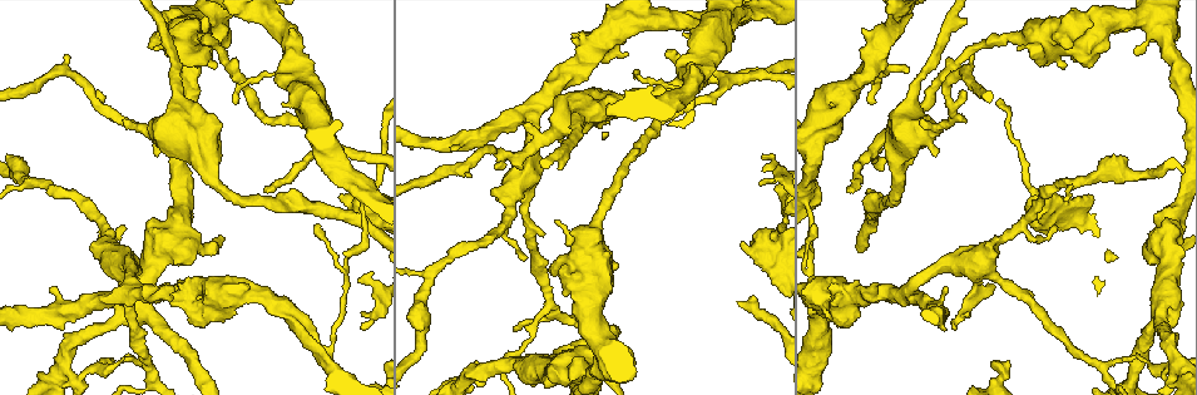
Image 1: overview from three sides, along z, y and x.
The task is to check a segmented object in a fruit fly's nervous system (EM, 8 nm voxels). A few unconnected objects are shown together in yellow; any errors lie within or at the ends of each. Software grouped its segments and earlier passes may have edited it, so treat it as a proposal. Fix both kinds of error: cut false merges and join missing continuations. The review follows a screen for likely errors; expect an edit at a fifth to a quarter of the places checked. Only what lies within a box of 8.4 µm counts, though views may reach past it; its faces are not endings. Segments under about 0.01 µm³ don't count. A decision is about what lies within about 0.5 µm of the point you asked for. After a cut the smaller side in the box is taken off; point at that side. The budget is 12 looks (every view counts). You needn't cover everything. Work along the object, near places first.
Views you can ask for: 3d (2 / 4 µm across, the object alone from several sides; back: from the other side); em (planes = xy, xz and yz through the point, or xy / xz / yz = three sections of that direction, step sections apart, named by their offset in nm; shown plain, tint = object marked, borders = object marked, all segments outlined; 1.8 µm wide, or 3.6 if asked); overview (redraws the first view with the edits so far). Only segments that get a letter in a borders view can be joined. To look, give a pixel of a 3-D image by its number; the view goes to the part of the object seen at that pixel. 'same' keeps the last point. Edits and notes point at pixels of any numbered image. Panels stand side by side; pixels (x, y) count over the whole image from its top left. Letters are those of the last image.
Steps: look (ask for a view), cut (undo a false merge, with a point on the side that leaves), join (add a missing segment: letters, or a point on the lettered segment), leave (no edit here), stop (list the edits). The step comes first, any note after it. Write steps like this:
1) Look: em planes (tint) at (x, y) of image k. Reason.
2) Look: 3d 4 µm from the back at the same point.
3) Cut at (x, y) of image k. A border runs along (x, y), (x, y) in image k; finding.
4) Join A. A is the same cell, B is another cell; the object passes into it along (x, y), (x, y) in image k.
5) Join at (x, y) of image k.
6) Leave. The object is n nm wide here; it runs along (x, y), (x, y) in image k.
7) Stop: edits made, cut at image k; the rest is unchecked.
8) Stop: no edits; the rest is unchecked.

Look: em planes (tint) at (292, 68) of image 1. Branch point.

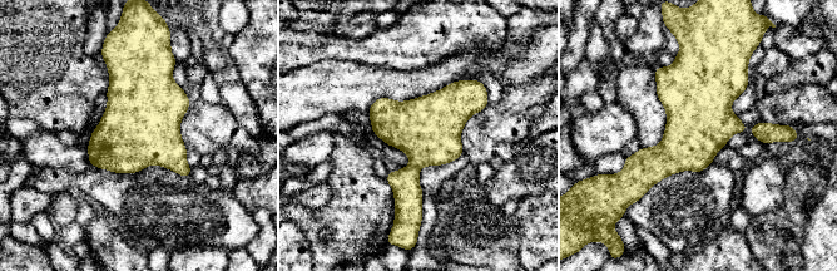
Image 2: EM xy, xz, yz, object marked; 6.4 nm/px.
Look: em planes (borders) at the same point. See the neighbours.

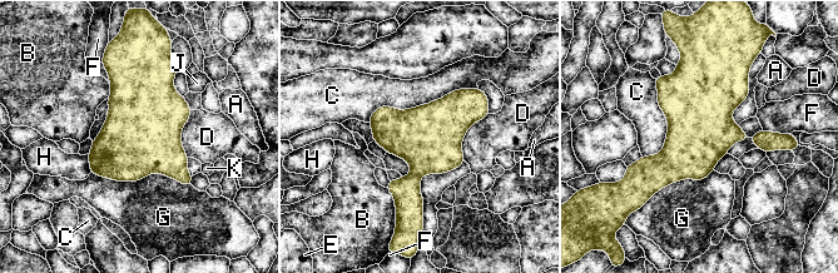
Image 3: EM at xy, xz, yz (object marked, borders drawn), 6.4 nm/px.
Leave. The object is 420 nm wide here; A, B, C, D, E, F, G, H, J and K are other cells; a border runs along (477, 88), (378, 107), (368, 122) in image 3; all the same neuron.

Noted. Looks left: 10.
Look: em planes (tint) at (595, 44) of image 1.

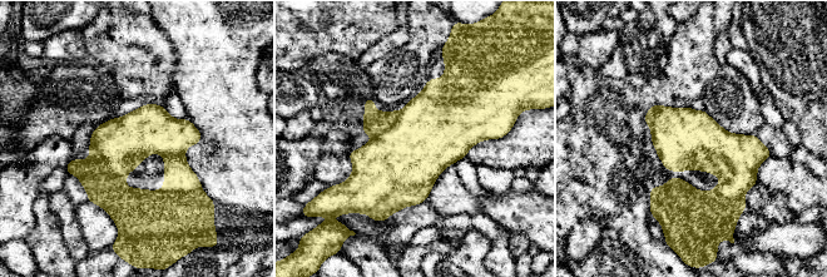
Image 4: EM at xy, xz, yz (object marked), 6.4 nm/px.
Look: em planes (borders) at the same point.

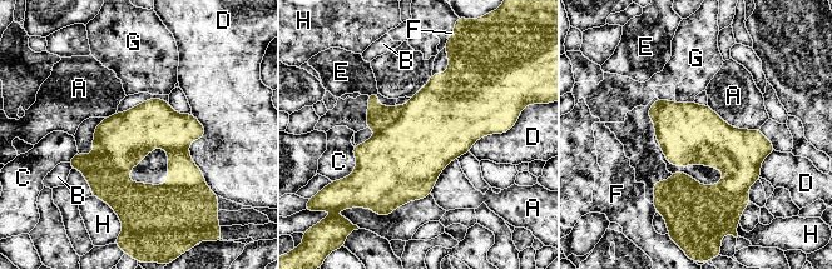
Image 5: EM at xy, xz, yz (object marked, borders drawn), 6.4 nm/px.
Leave. A, B, C, D, E, F, G and H are other cells; a border runs along (708, 104), (732, 126), (758, 129) in image 5; continuous, no second neuron.

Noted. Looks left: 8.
Look: em yz step 4 (tint) at (821, 352) of image 1. Thin arm on a thick one.

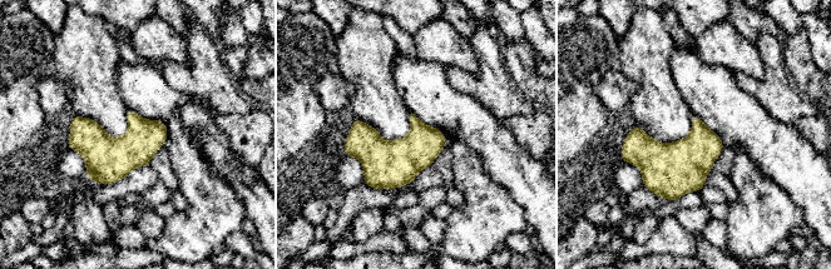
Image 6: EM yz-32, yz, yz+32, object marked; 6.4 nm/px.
Look: em planes (borders) at the same point.

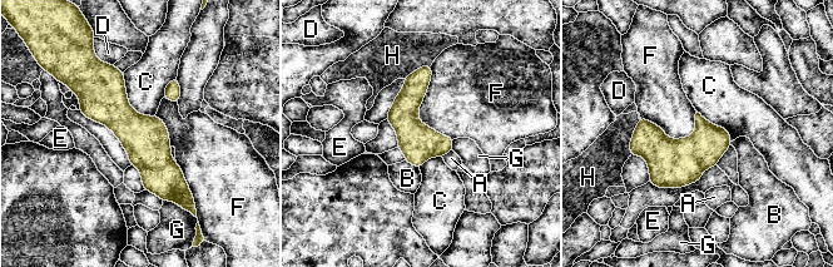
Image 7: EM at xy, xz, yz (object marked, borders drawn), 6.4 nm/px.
Leave. A, B, C, D, E, F, G and H are other cells; a border runs along (431, 65), (419, 119), (452, 139) in image 7; continuous, no second neuron.

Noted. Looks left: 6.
Look: em 3.6 µm planes (plain) at (526, 362) of image 1. Side arm on a straight run.

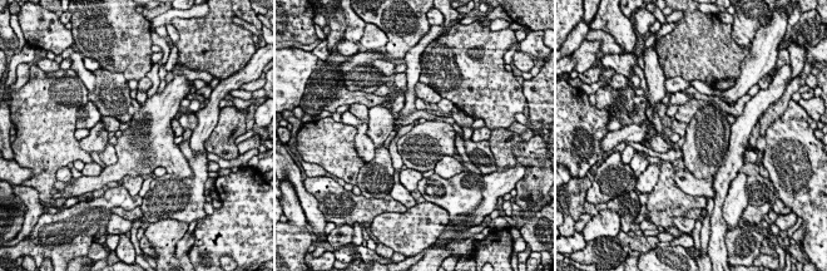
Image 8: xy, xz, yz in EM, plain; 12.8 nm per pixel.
Look: em 3.6 µm planes (tint) at the same point. Where the object lies.

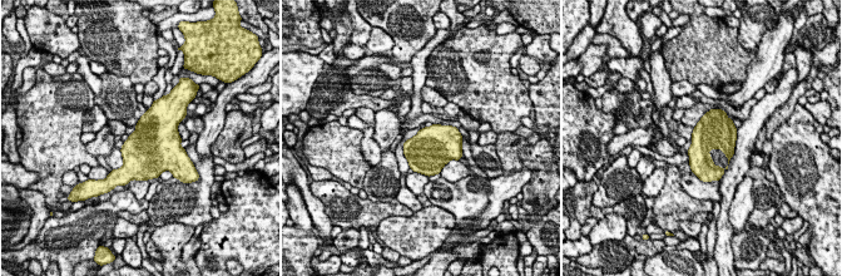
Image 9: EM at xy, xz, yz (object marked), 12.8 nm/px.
Look: em 3.6 µm planes (borders) at the same point. See the neighbours.

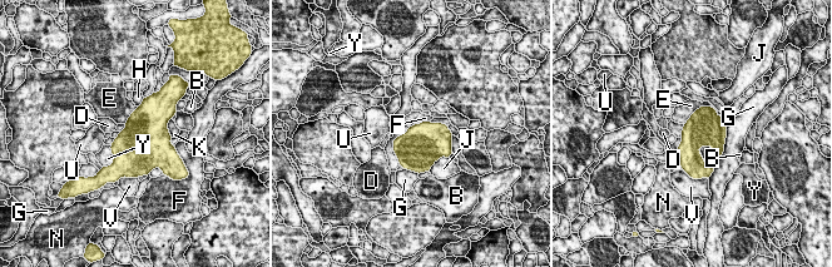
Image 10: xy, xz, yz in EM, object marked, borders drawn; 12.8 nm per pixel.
Leave. B, D, E, F, G, H, J, K, N, U, V and Y are other cells; all the same neuron.

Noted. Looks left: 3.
Look: em 3.6 µm planes (tint) at (1175, 360) of image 1. Side arm on a straight run.

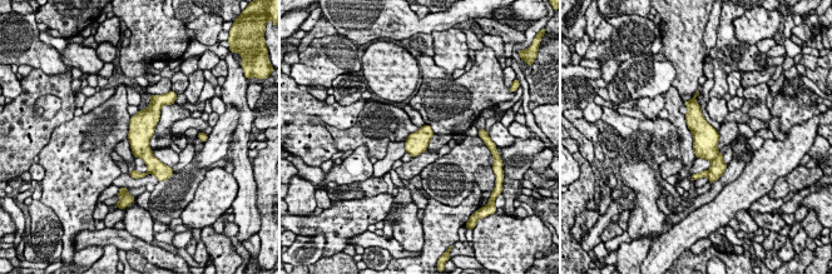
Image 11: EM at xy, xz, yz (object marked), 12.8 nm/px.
Look: em 3.6 µm planes (borders) at the same point. What lies round it.

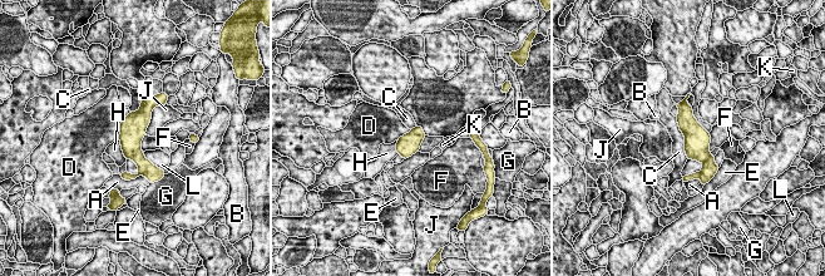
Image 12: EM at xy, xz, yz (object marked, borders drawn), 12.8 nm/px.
Leave. A, B, C, D, E, F, G, H, J, K and L are other cells; a border runs along (122, 118), (118, 138) in image 12; all the same neuron.

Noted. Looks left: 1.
Stop: no edits; the rest is unchecked.

